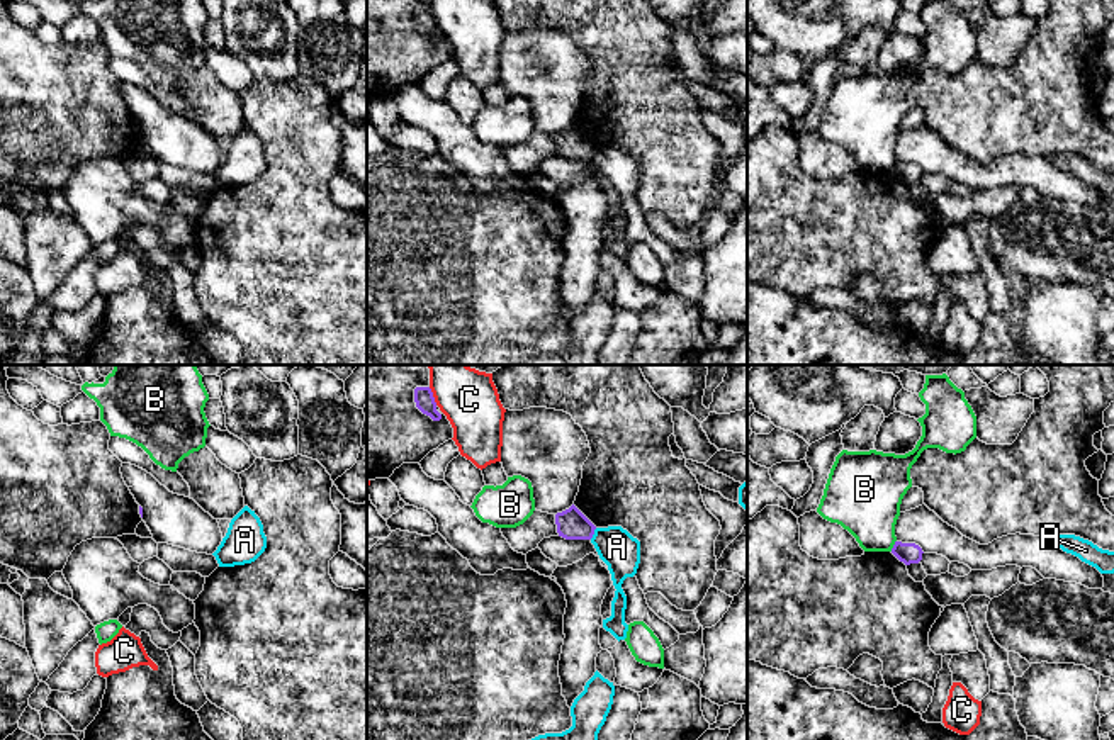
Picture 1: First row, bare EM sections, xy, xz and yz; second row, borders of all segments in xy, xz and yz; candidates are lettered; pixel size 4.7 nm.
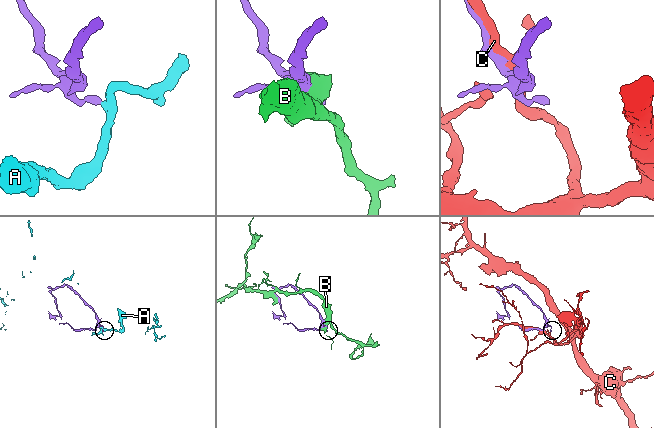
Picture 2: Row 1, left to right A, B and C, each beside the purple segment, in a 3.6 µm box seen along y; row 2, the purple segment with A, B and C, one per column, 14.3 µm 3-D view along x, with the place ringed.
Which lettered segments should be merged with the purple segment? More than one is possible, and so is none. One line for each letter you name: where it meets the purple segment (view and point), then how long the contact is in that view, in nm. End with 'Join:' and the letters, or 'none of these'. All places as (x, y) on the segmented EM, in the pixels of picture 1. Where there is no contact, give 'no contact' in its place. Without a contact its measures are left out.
Join: none of these

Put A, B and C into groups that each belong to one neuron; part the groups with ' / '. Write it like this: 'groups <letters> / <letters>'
groups A / B / C

